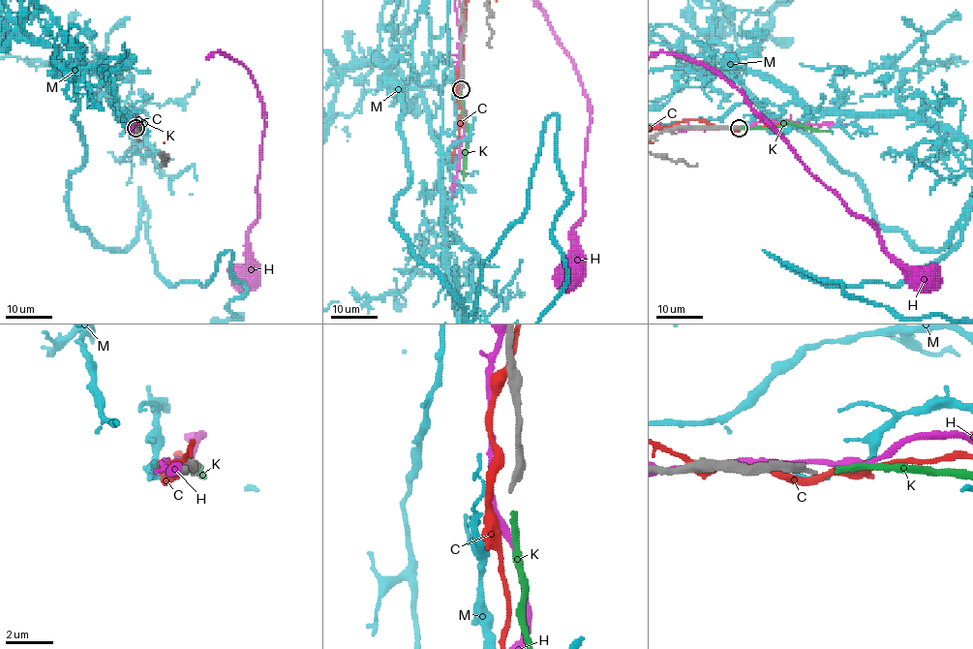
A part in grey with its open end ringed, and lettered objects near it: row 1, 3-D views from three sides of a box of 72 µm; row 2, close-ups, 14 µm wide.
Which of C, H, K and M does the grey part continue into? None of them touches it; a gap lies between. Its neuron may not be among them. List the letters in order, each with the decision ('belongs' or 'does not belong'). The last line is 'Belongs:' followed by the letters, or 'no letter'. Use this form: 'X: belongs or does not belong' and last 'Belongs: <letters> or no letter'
C: does not belong
H: does not belong
K: belongs
M: does not belong
Belongs: K

